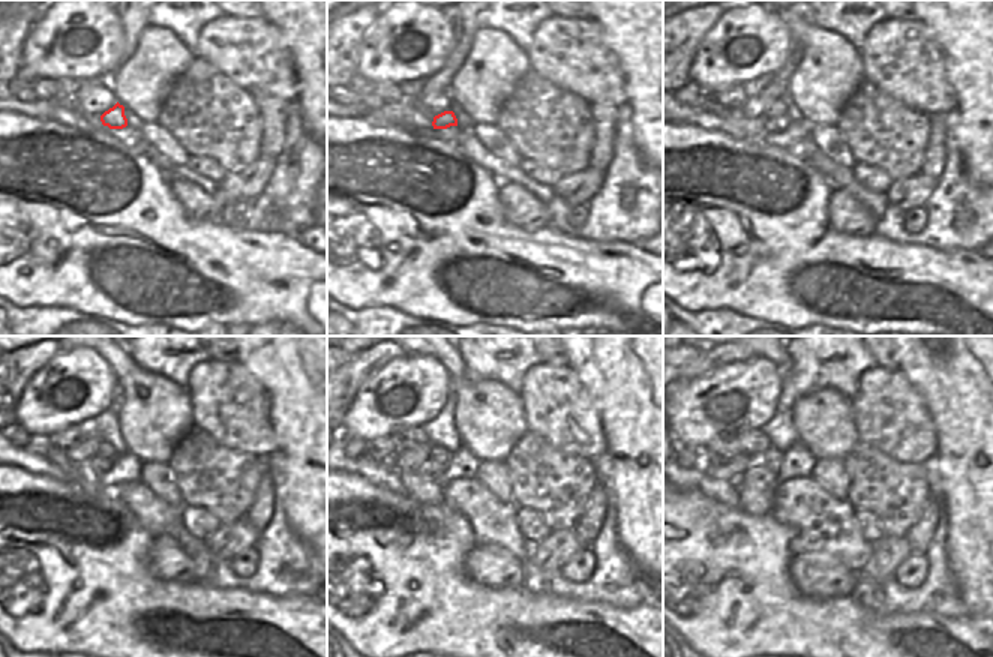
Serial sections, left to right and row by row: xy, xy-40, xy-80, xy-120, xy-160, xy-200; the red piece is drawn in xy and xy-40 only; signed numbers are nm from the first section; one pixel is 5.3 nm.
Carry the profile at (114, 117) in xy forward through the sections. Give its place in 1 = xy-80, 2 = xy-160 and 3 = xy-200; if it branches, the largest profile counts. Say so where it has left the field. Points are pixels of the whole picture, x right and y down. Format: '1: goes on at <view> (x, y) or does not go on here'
1: goes on at xy-80 (774, 125)
2: goes on at xy-160 (426, 471)
3: goes on at xy-200 (758, 476)

